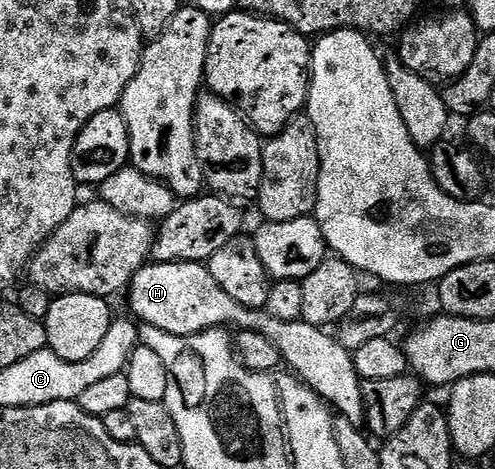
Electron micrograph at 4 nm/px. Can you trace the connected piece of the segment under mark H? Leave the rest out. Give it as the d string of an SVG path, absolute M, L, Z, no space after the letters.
M200 261L195 263L146 263L133 277L127 290L127 296L129 296L129 309L134 313L132 316L141 325L150 325L159 331L167 331L171 335L190 337L208 329L224 326L226 324L224 321L230 321L231 324L238 325L236 327L238 330L249 330L271 339L271 343L275 343L279 351L284 368L294 374L298 381L303 382L312 393L316 393L334 414L346 417L348 421L354 423L364 422L365 404L361 395L363 382L355 371L352 352L345 350L337 341L336 336L322 326L312 325L303 320L280 321L270 313L260 309L248 309L235 303L235 299L231 299L231 295L227 295L227 291L223 291L223 287L215 283L208 264Z

